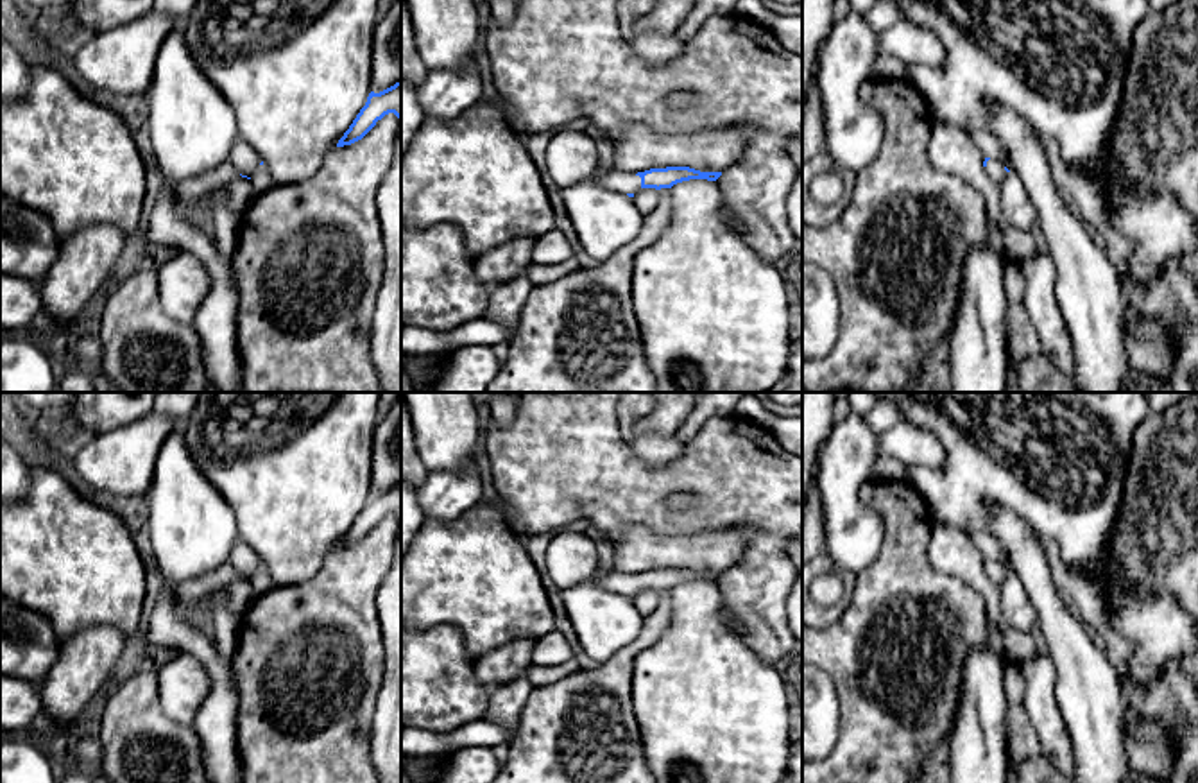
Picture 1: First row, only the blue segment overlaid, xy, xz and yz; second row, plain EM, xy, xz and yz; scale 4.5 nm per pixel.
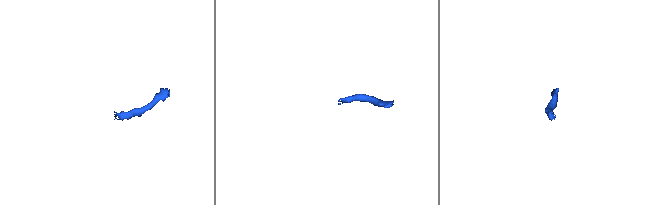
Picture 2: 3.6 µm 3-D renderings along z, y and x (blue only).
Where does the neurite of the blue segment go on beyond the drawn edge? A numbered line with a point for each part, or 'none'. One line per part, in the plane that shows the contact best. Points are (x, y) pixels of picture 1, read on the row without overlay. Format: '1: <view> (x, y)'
1: xz (625, 585)

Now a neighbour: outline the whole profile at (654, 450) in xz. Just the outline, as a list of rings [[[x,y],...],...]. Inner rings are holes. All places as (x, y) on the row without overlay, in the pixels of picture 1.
[[[636,434],[629,446],[646,466],[664,466],[684,452],[684,443],[657,434]]]

